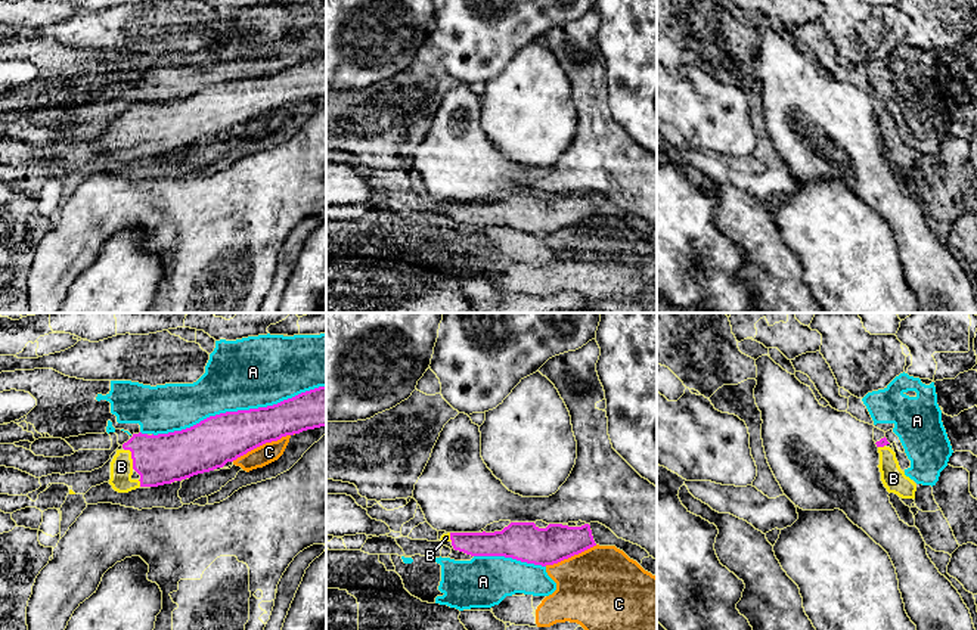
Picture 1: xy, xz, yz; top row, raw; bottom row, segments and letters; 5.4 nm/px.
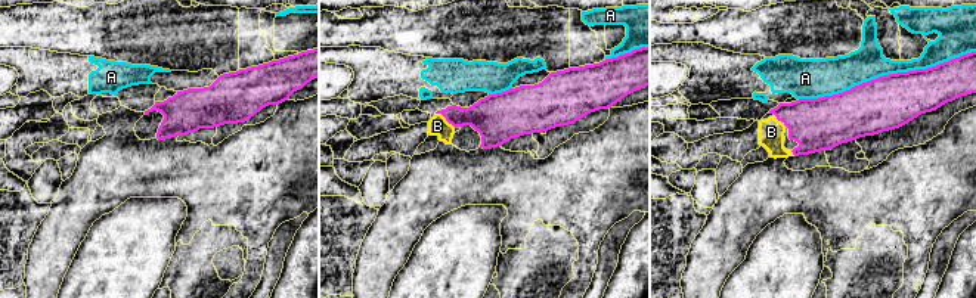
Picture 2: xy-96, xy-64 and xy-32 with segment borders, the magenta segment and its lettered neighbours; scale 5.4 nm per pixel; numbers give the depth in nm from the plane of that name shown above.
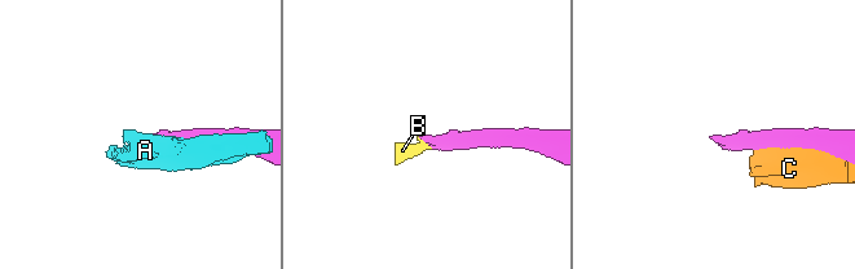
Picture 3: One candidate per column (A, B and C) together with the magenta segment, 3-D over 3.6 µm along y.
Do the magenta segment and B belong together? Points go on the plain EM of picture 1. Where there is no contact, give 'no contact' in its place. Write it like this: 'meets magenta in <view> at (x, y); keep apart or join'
meets magenta in xy at (132, 127); join

